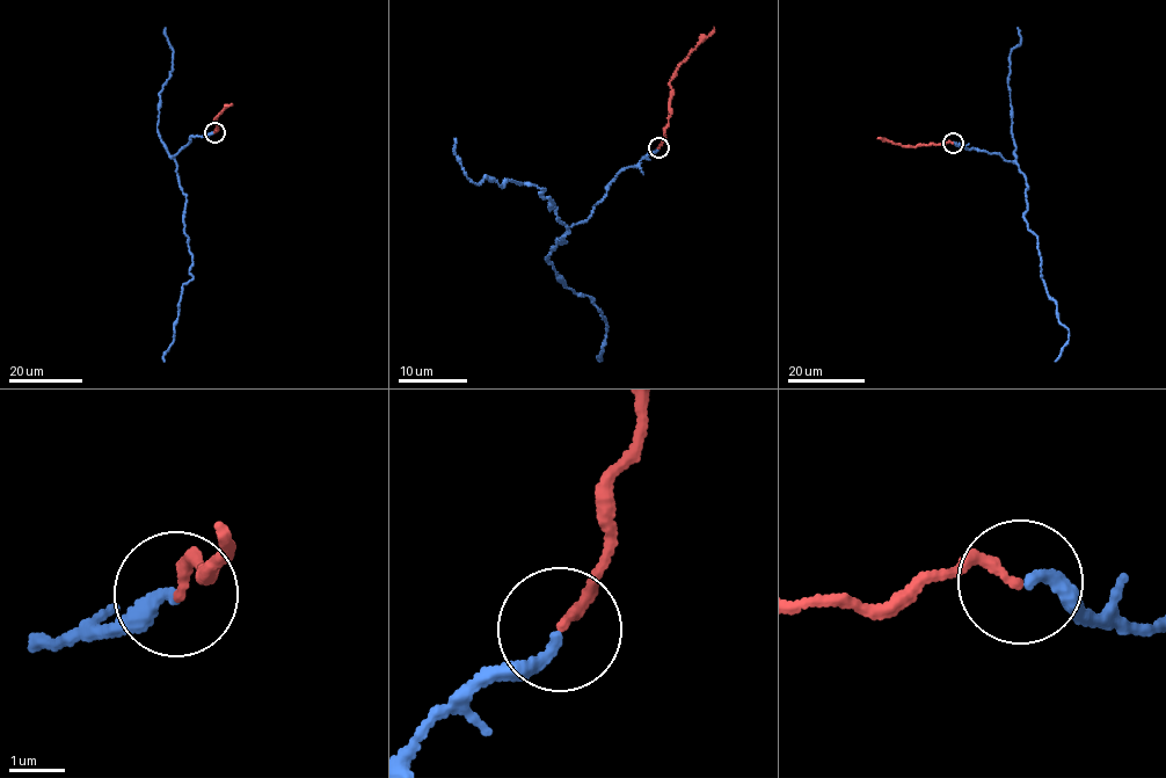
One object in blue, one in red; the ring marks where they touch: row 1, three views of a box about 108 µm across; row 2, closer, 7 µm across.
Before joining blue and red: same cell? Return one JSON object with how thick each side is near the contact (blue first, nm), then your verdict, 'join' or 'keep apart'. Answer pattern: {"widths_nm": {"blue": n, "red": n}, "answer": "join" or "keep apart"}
{"widths_nm": {"blue": 240, "red": 180}, "answer": "join"}

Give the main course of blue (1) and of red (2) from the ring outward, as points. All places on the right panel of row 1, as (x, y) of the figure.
1: (953, 143), (999, 153), (1024, 174), (1025, 220), (1037, 238), (1047, 292), (1069, 331), (1055, 361)
2: (953, 143), (912, 147), (877, 138)

